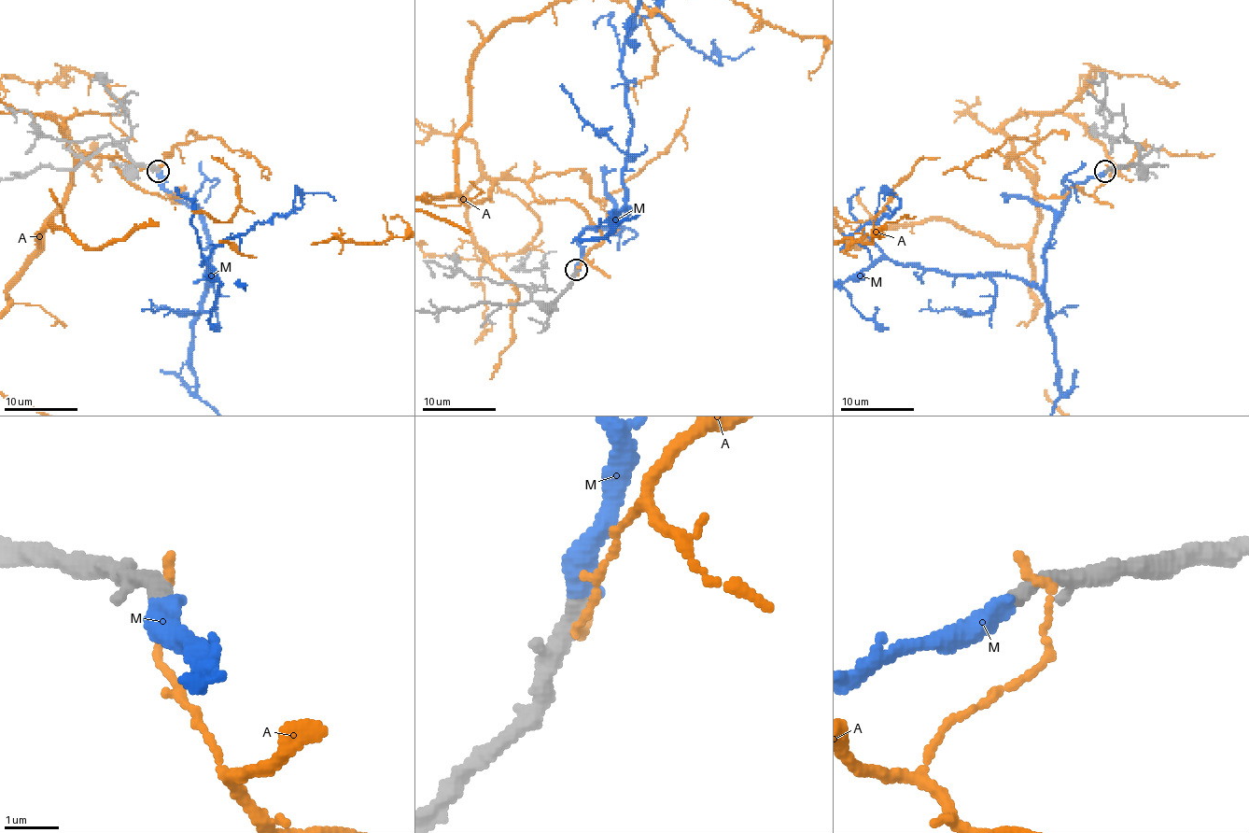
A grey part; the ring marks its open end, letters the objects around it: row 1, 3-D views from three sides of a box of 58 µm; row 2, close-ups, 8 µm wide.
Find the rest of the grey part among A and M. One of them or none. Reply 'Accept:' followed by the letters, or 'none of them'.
Accept: M

